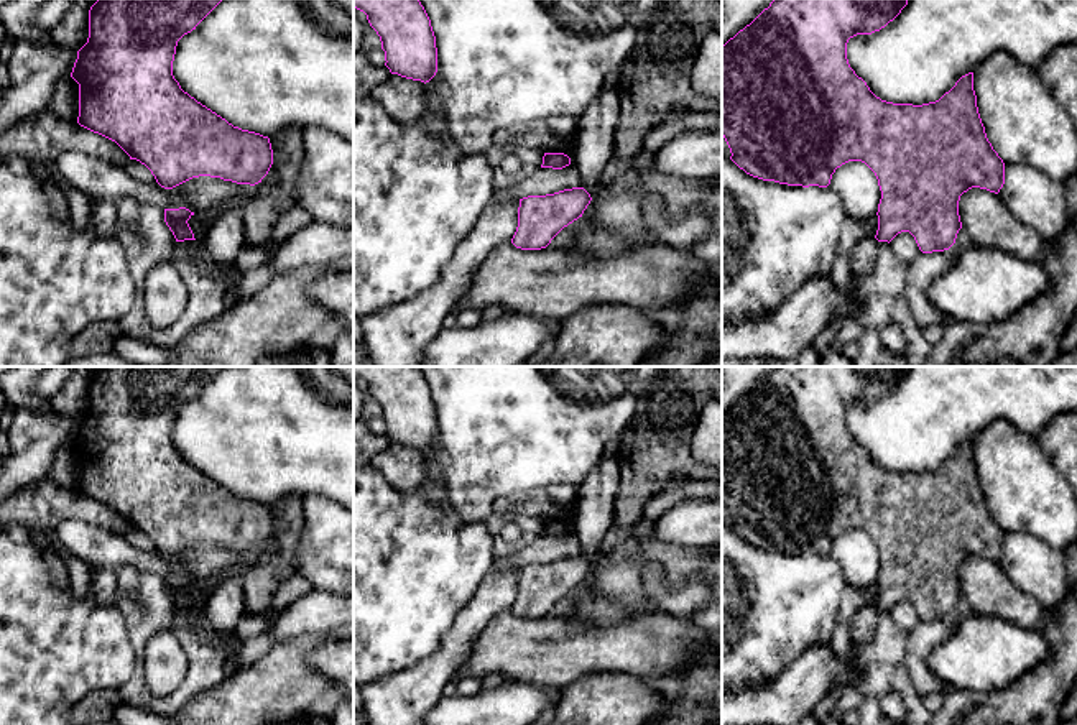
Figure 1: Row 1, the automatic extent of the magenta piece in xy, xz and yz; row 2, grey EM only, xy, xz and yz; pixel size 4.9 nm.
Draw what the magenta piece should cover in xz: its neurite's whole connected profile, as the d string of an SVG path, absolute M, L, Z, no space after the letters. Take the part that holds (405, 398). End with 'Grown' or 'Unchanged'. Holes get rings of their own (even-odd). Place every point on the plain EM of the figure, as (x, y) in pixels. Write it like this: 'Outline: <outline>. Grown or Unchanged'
Outline: M354 367L377 399L391 442L429 450L437 441L431 388L418 367Z. Unchanged

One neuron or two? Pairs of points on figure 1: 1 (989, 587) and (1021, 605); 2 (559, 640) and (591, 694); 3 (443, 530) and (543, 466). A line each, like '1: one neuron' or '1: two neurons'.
1: one neuron
2: two neurons
3: two neurons

